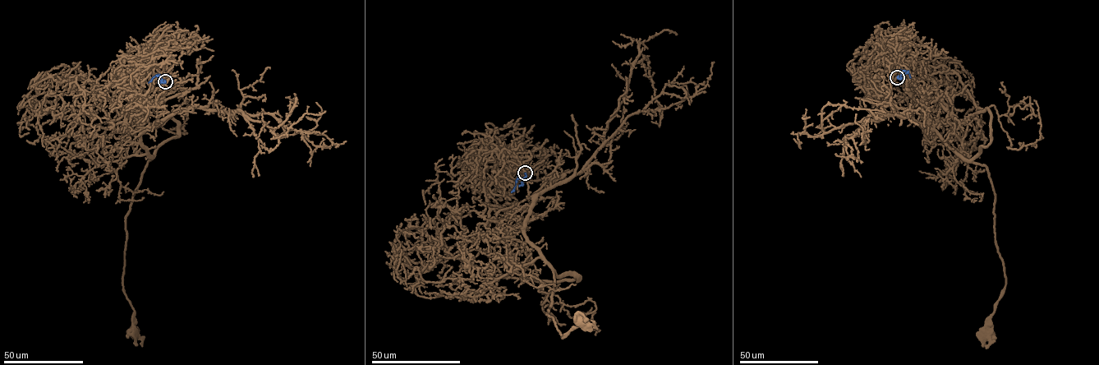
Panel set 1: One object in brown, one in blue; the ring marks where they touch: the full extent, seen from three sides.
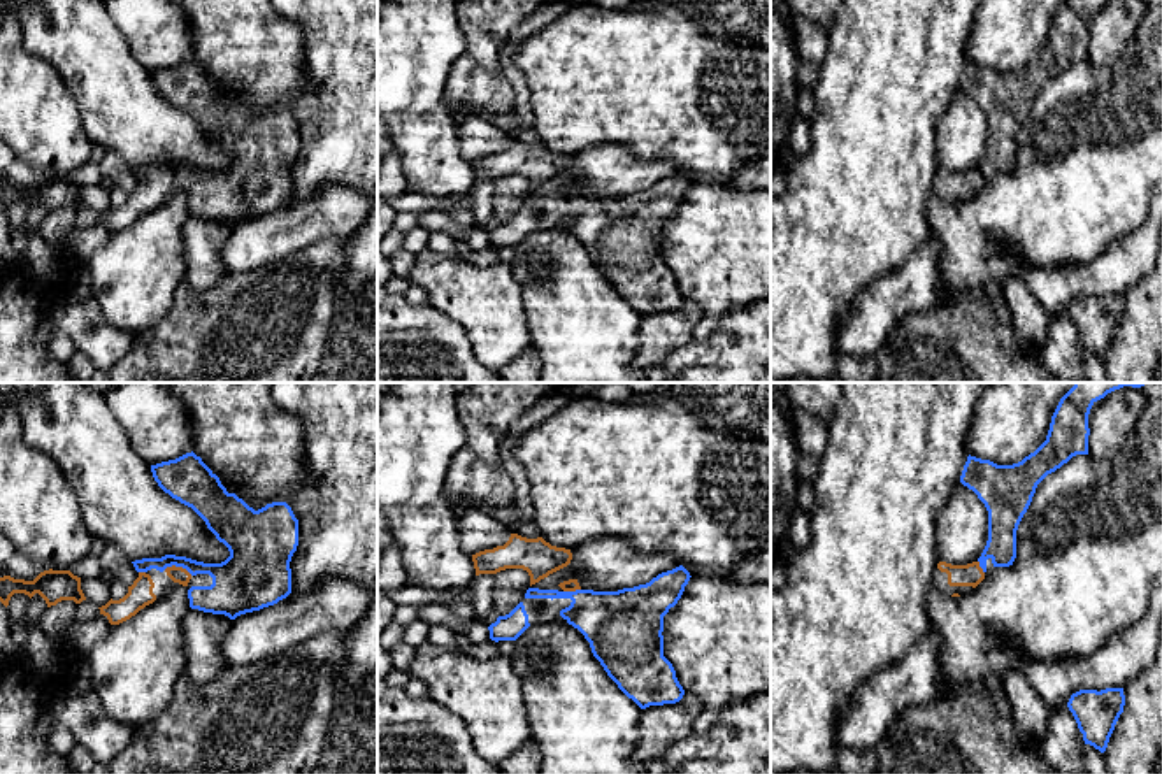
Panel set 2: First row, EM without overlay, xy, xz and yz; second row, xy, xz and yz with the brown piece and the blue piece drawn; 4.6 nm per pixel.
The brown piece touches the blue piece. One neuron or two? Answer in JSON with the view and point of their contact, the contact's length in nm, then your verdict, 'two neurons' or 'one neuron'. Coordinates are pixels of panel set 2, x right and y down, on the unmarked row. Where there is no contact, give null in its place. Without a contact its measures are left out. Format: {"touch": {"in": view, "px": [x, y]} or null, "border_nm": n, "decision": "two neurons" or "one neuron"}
{"touch": {"in": "xy", "px": [178, 174]}, "border_nm": 140, "decision": "one neuron"}

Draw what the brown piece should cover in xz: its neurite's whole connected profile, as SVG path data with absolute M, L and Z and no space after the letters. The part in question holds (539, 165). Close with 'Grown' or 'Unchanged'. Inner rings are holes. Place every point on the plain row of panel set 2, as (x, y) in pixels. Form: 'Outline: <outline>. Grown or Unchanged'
Outline: M511 140L504 153L472 161L476 183L523 176L530 183L530 193L567 174L570 167L570 156L551 153L542 144L527 146L518 140Z. Unchanged

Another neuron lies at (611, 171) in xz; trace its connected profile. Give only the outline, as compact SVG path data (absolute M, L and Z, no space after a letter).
M621 144L592 146L572 156L567 174L528 195L555 197L560 190L576 186L581 197L618 198L646 191L676 174L679 168L665 158L642 160Z

